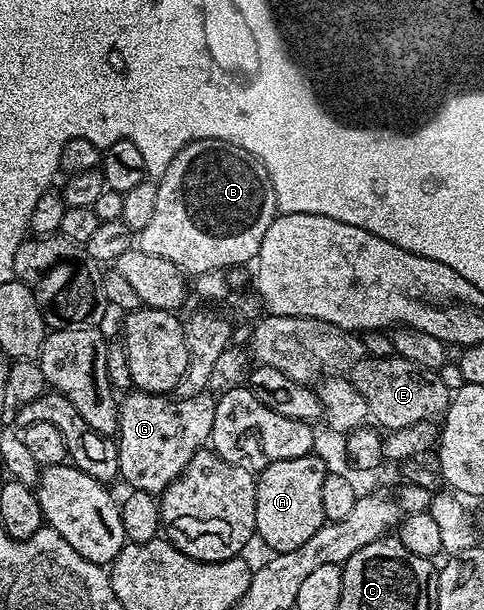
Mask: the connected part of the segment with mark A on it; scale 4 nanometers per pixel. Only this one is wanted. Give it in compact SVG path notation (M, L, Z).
M311 453L288 461L276 461L257 476L254 530L257 538L262 538L271 547L271 552L300 549L300 545L304 545L304 541L308 541L308 537L312 537L312 533L327 522L322 492L327 474L325 461L318 453Z

